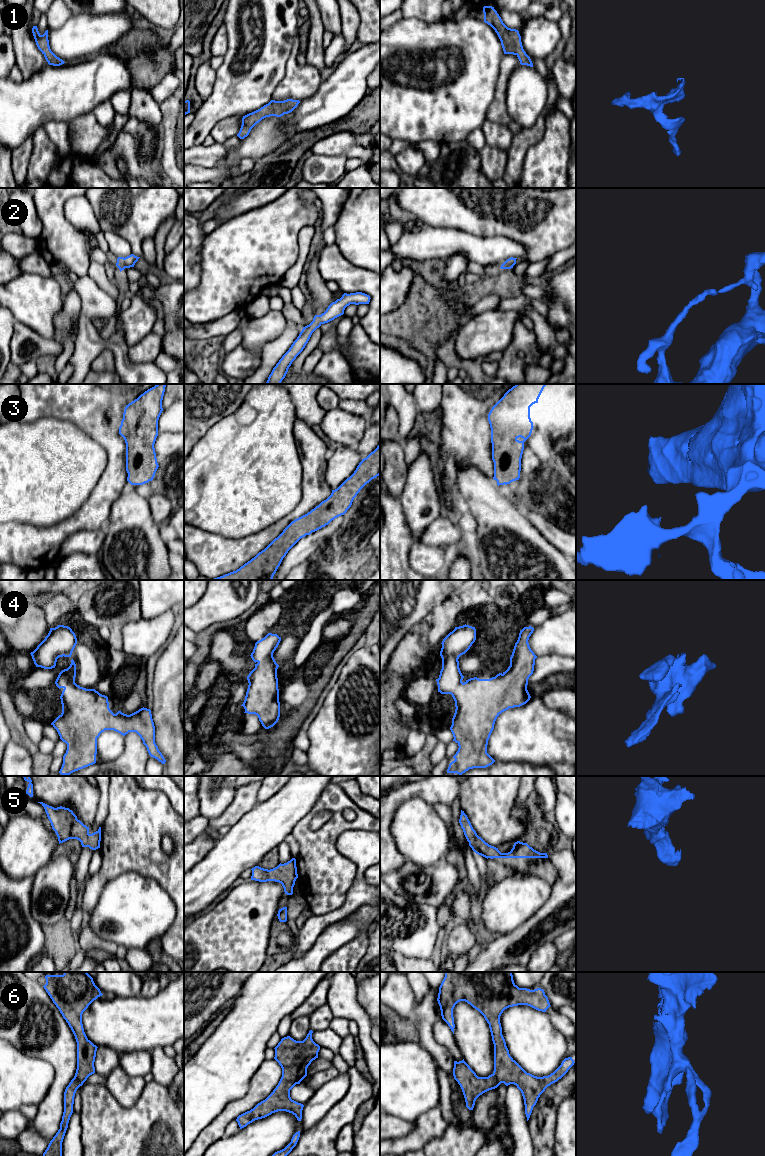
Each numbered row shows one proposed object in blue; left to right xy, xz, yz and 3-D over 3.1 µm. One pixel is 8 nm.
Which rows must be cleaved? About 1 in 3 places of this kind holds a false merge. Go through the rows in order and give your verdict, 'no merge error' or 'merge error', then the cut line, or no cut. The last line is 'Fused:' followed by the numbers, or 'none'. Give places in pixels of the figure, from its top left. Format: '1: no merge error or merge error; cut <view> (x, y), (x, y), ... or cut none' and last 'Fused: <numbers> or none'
1: no merge error; cut none
2: no merge error; cut none
3: no merge error; cut none
4: no merge error; cut none
5: no merge error; cut none
6: no merge error; cut none
Fused: none

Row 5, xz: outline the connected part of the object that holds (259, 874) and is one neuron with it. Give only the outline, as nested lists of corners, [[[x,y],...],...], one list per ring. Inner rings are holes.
[[[292,858],[287,863],[280,863],[277,867],[270,870],[261,868],[259,866],[255,866],[251,870],[251,880],[259,882],[279,882],[282,884],[285,894],[293,894],[293,887],[295,885],[296,879],[298,878],[295,858]]]

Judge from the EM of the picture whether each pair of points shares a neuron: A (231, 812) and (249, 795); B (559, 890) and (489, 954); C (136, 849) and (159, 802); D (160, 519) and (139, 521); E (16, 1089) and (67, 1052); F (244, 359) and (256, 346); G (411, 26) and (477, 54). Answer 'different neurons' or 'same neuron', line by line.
A: same neuron
B: same neuron
C: same neuron
D: different neurons
E: different neurons
F: different neurons
G: same neuron

